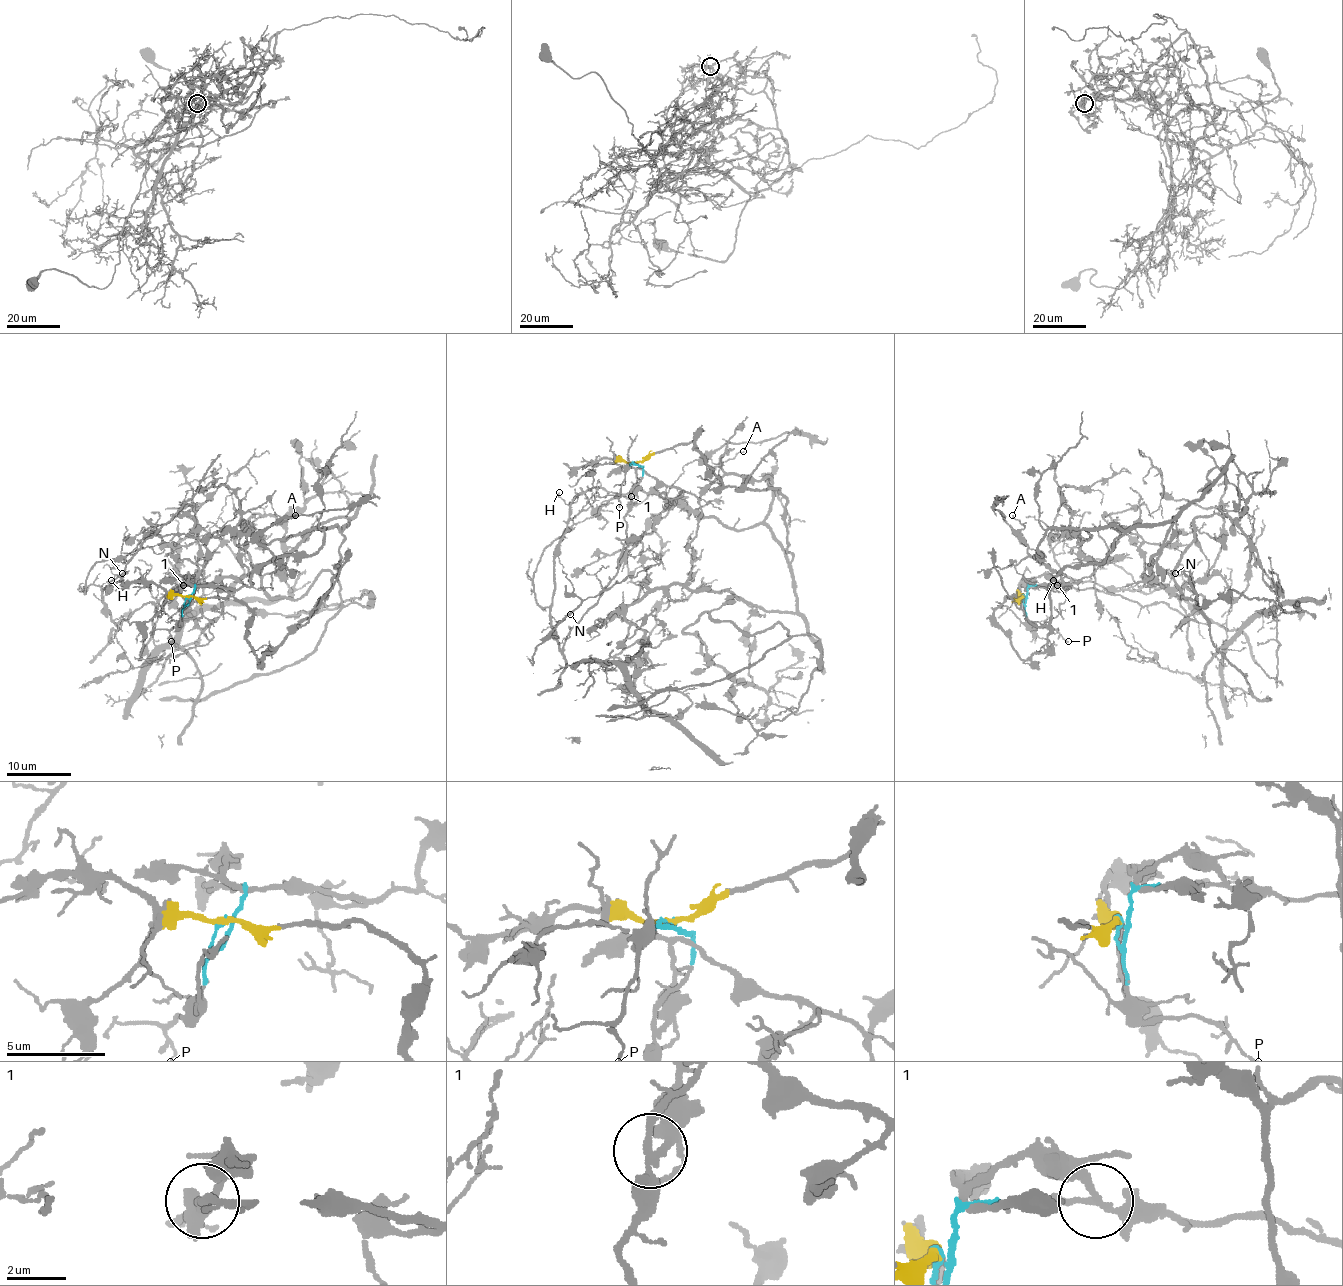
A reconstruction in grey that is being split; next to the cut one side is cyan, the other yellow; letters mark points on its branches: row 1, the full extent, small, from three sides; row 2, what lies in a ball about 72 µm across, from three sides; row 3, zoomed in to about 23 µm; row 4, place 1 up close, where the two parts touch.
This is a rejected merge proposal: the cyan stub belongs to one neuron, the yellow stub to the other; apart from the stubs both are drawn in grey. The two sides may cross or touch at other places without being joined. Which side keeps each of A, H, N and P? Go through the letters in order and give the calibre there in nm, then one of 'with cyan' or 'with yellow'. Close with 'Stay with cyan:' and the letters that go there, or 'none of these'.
A: 120 nm | with yellow
H: 110 nm | with cyan
N: 120 nm | with cyan
P: 130 nm | with cyan
Stay with cyan: H, N, P

